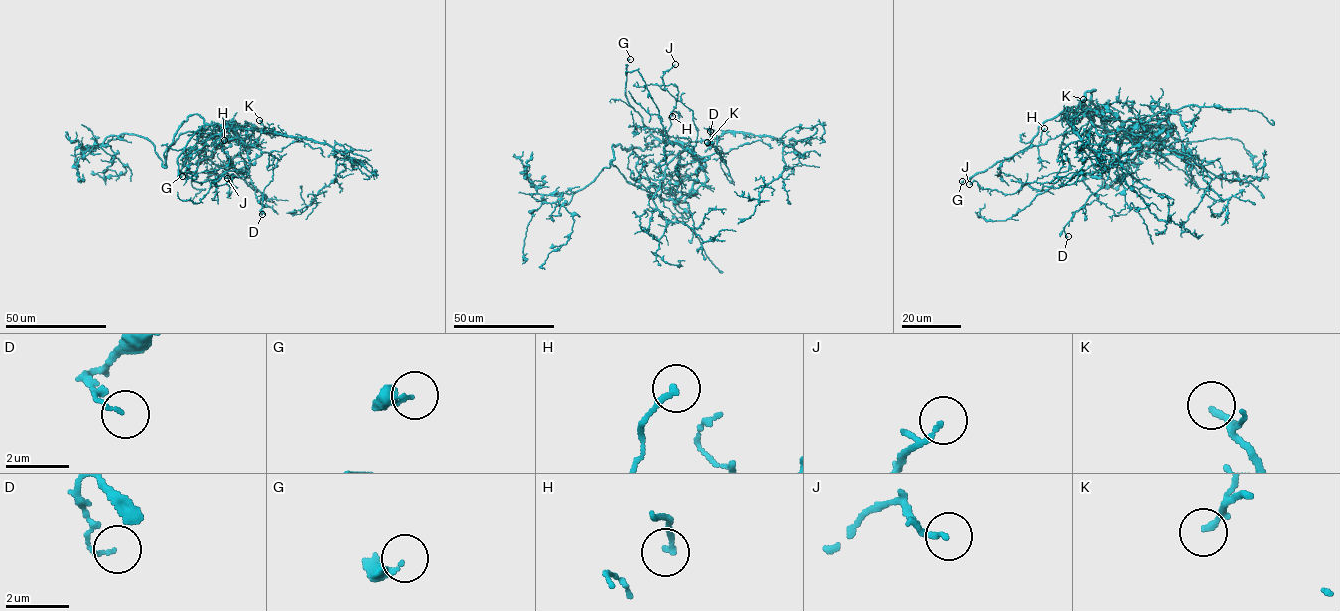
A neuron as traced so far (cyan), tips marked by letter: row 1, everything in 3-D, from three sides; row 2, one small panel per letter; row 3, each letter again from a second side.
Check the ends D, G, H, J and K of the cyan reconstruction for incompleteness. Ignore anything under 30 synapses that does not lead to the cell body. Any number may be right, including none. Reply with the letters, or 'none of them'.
G, K

